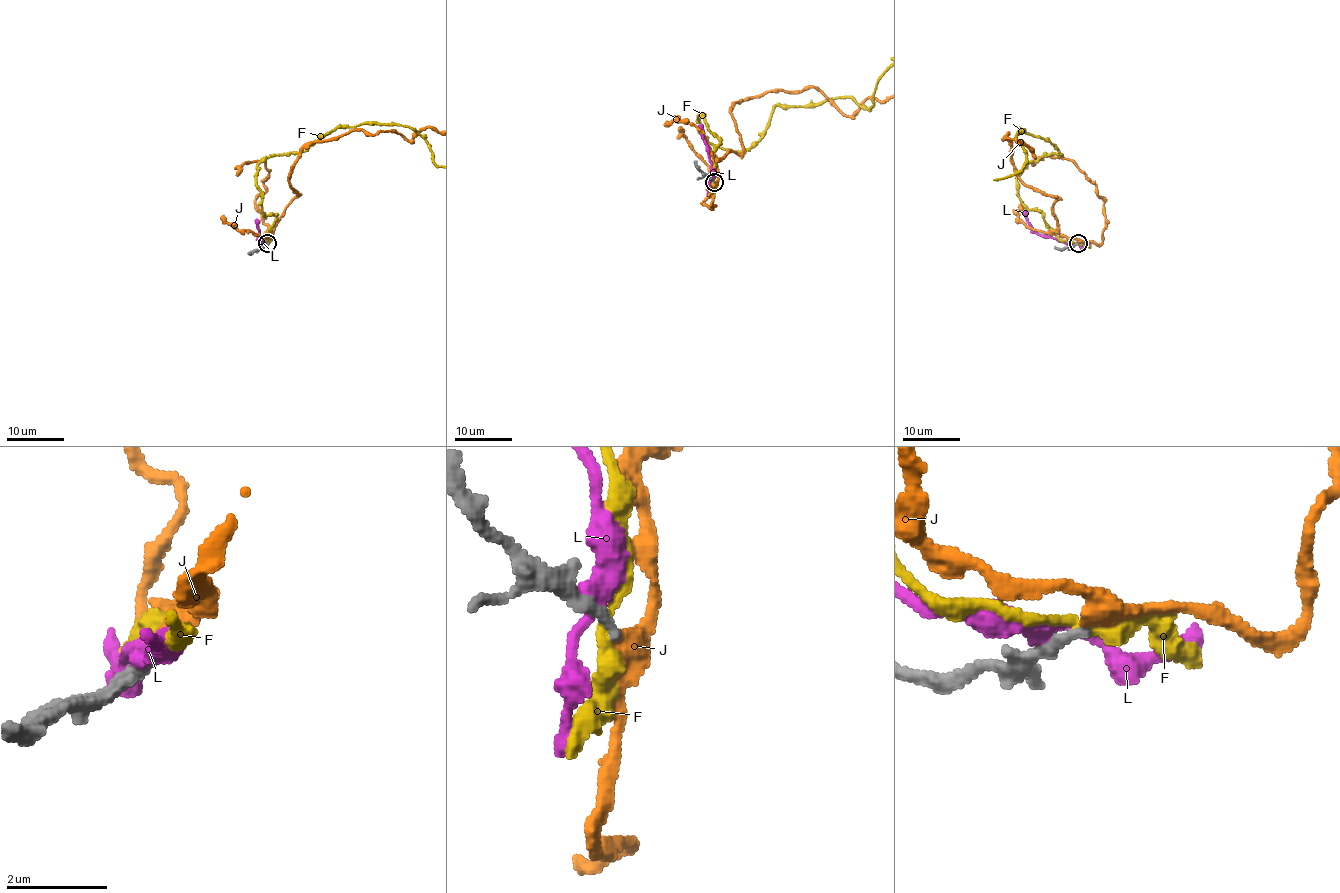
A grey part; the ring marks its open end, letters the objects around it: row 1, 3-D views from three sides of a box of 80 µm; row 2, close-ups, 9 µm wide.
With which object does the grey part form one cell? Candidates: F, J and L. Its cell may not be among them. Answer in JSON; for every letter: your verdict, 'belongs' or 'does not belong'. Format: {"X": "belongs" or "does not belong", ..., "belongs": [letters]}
{"F": "does not belong", "J": "does not belong", "L": "does not belong", "belongs": []}

